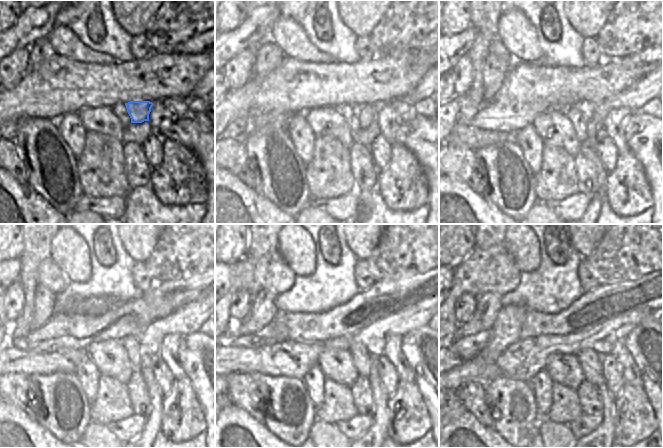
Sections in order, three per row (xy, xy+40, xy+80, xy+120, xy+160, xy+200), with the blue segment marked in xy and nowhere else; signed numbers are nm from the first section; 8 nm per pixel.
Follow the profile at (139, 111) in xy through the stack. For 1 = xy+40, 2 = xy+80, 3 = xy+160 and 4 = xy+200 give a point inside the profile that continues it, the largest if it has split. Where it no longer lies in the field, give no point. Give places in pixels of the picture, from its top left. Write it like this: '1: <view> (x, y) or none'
1: xy+40 (366, 113)
2: xy+80 (592, 126)
3: xy+160 (381, 417)
4: xy+200 (606, 427)

